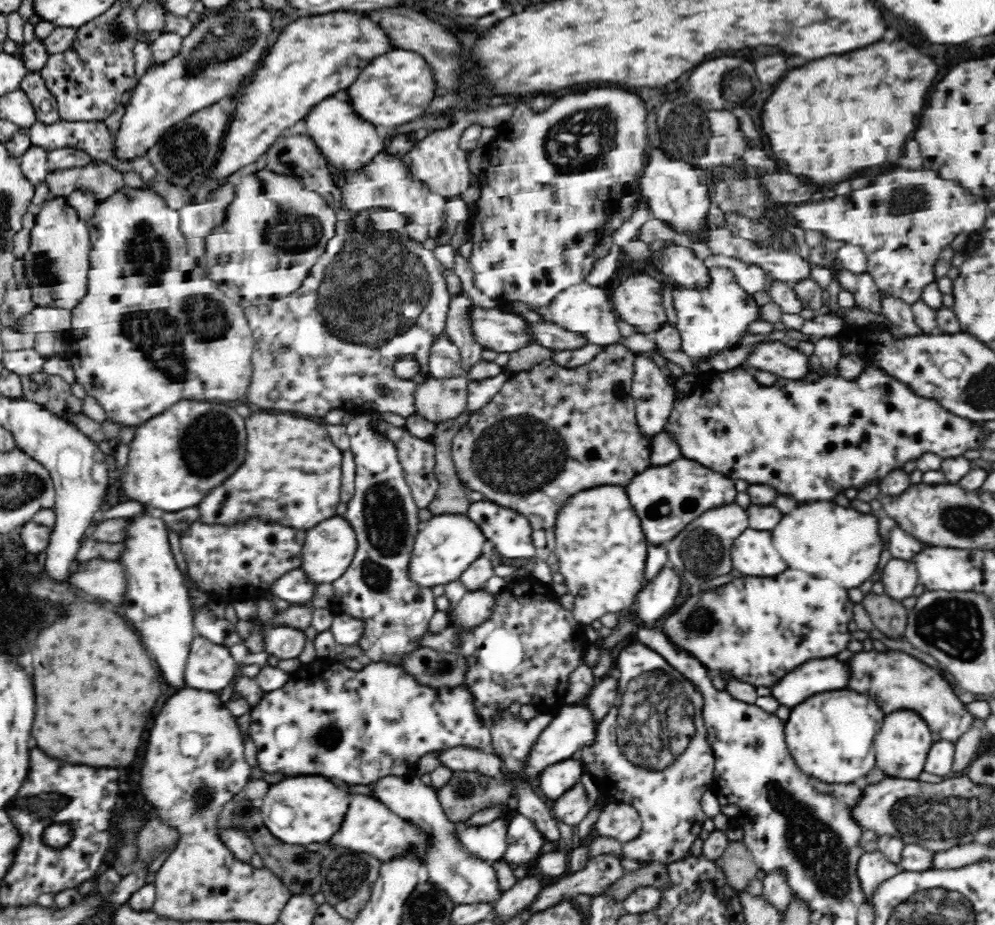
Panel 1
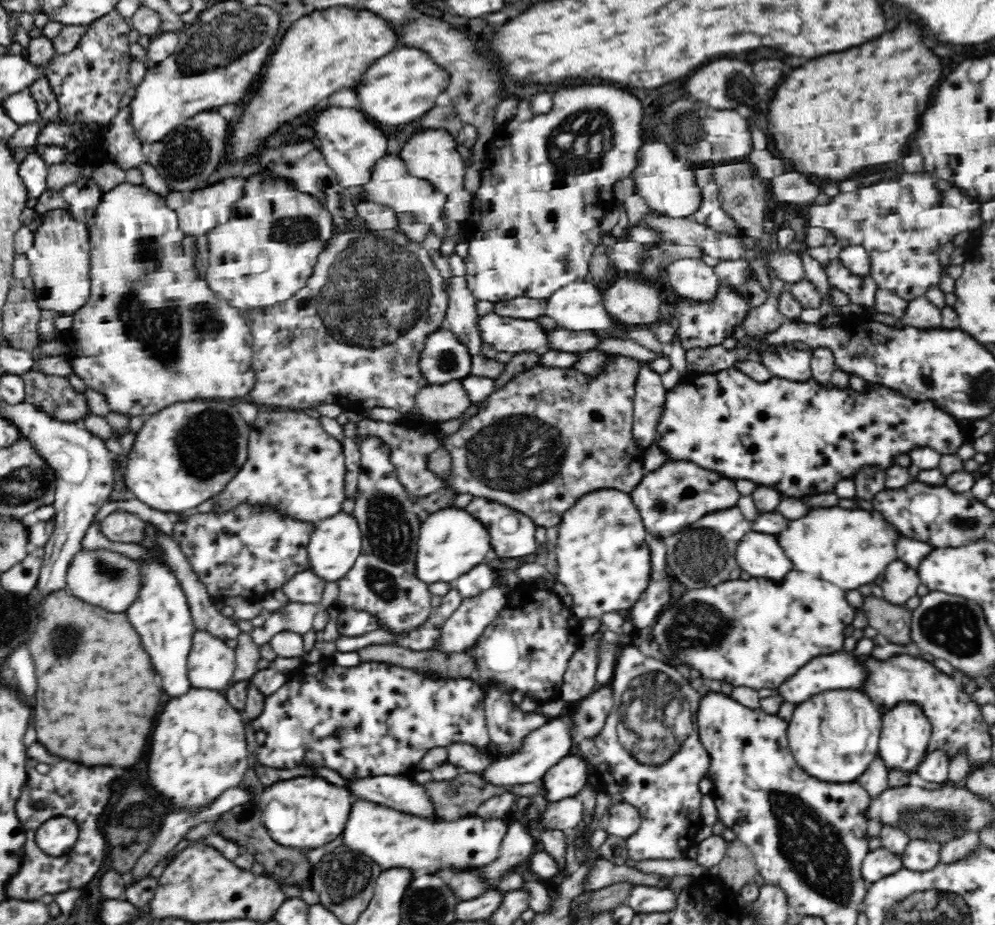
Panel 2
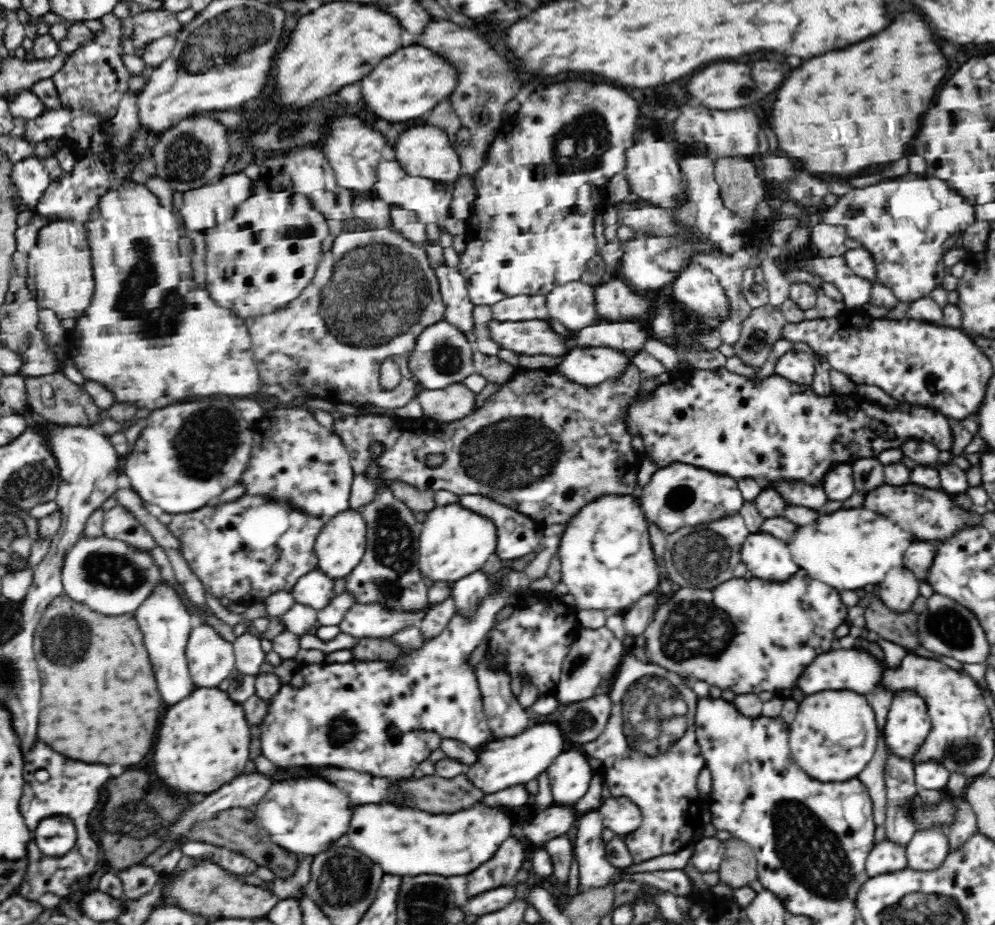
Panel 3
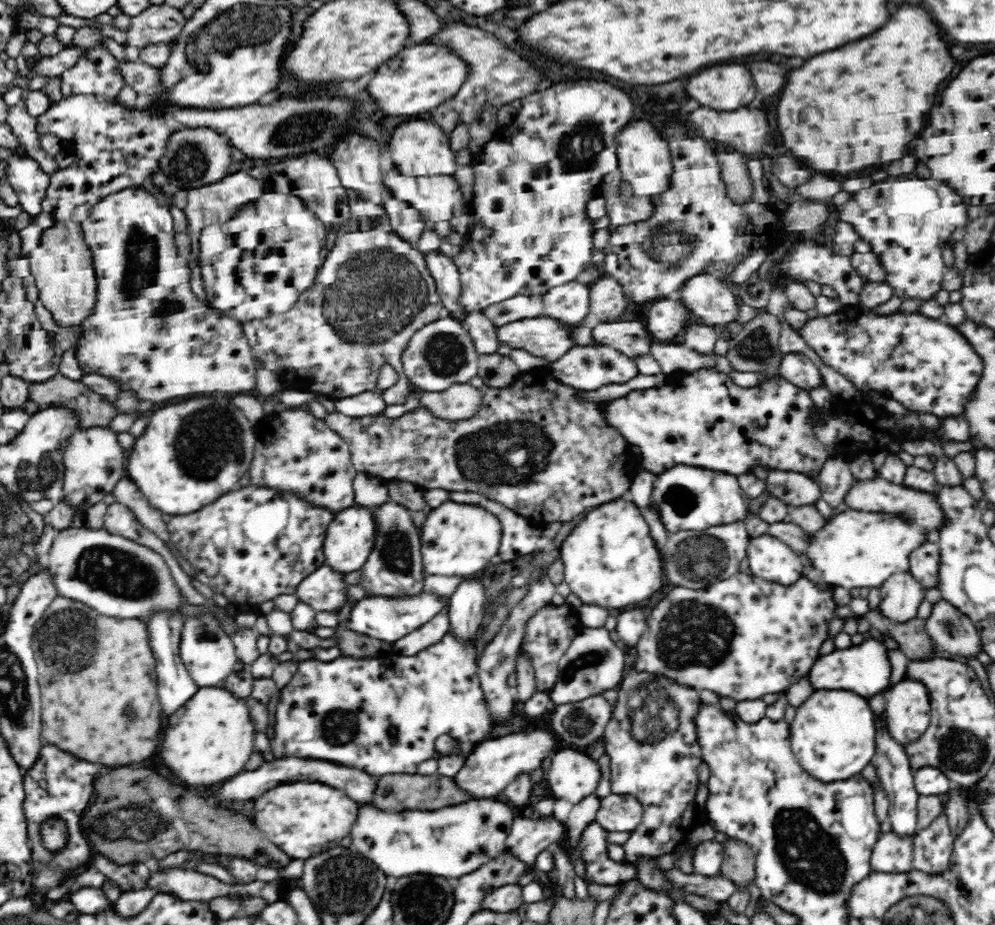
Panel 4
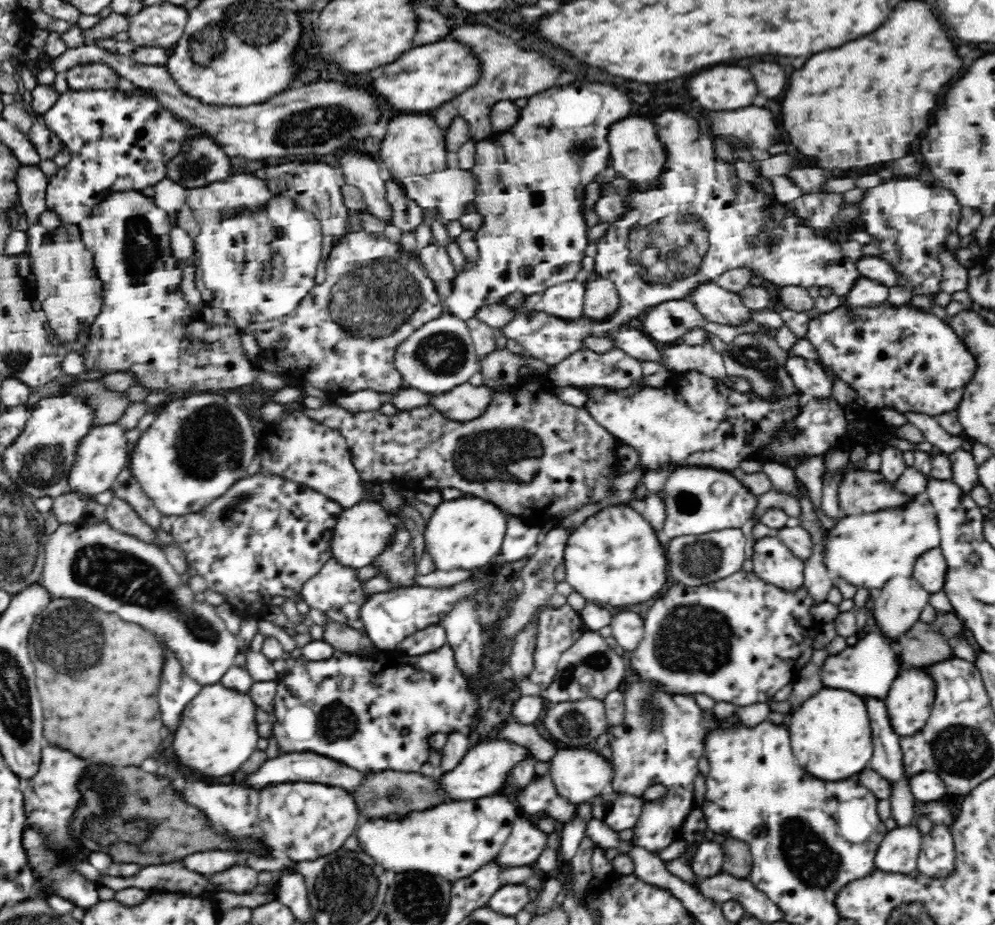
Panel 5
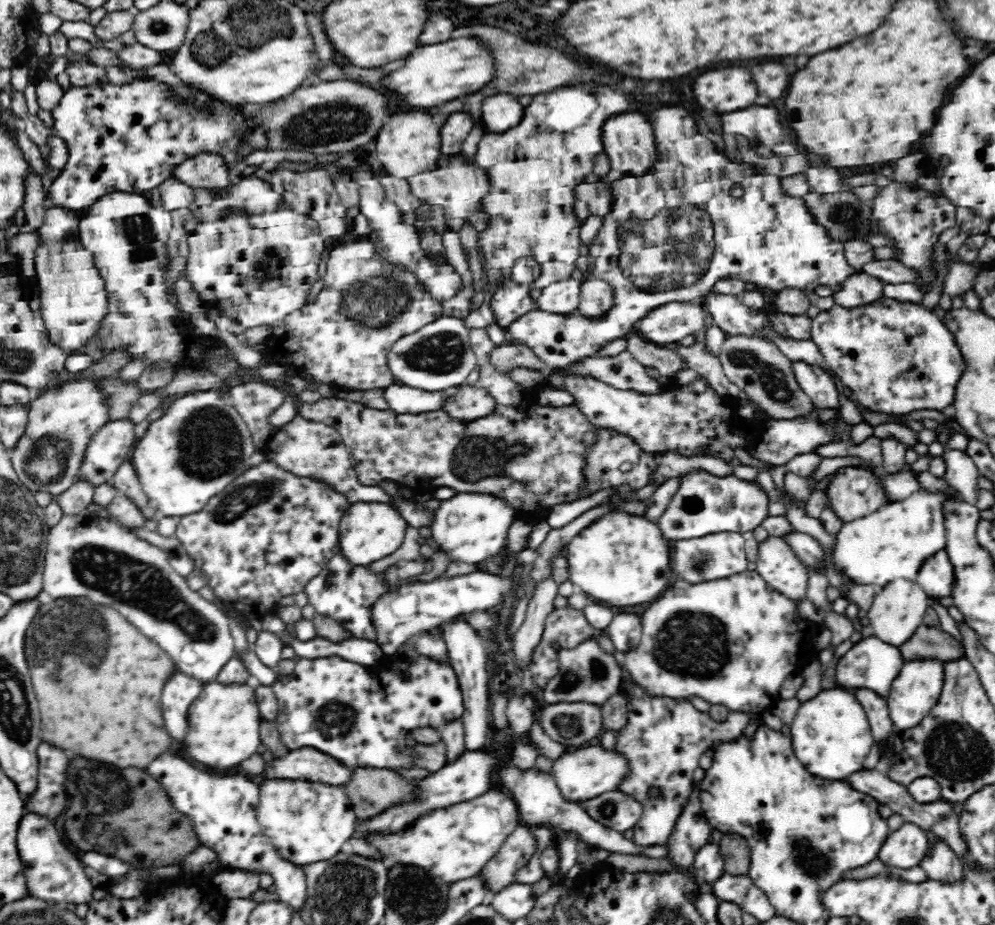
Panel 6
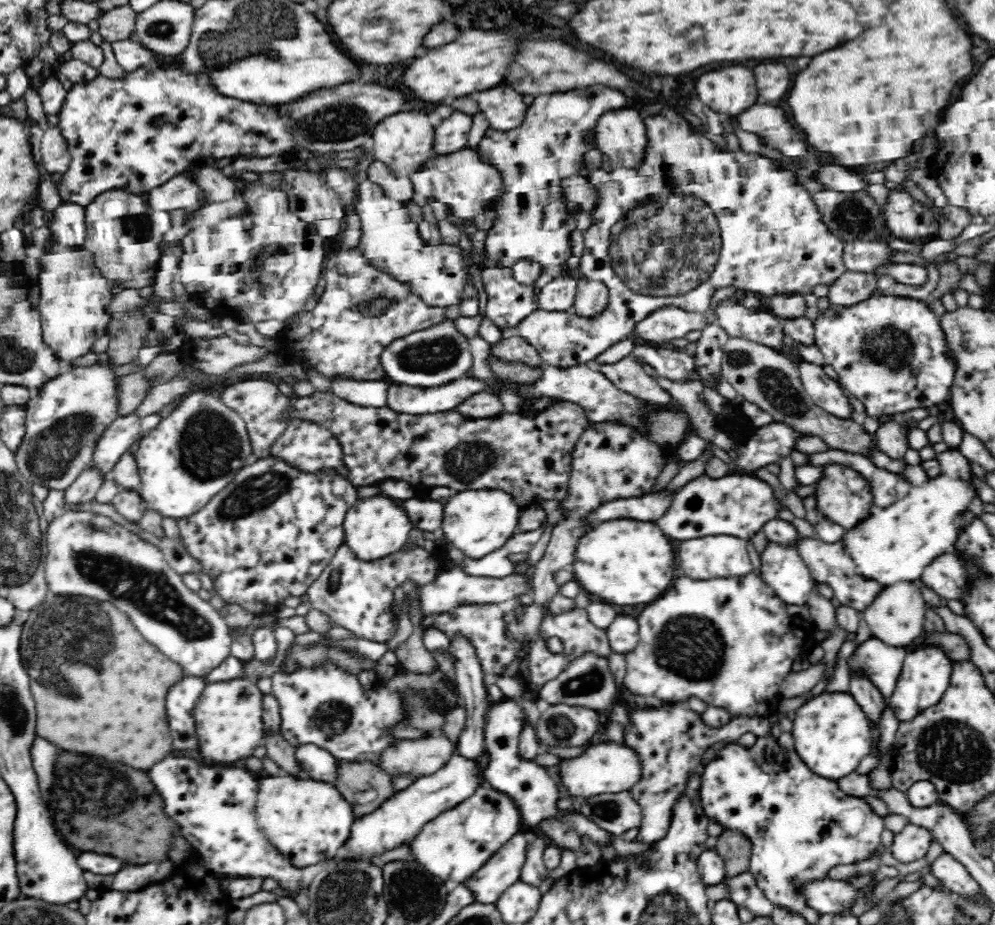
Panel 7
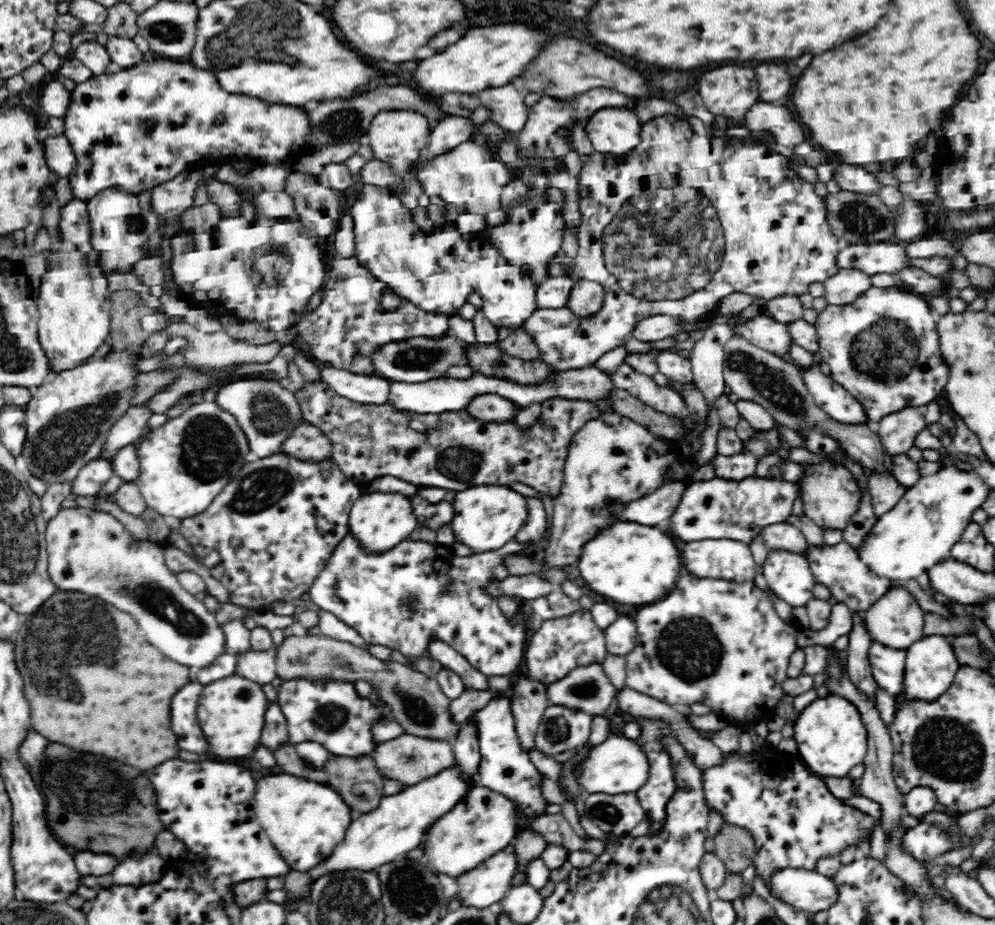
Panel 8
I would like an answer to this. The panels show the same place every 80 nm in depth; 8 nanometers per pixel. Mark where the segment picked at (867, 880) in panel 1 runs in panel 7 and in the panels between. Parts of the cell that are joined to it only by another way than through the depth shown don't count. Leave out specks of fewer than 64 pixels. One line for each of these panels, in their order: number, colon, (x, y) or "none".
2: (880, 862)
3: (886, 857)
4: (893, 853)
5: (899, 851)
6: (907, 847)
7: (911, 844)

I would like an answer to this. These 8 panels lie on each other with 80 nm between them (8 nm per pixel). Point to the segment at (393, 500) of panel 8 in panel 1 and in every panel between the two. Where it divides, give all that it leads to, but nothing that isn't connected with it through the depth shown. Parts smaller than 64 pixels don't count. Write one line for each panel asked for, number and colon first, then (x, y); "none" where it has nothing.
1: (330, 546)
2: (335, 544)
3: (340, 545)
4: (350, 538)
5: (362, 532)
6: (368, 531)
7: (374, 527)

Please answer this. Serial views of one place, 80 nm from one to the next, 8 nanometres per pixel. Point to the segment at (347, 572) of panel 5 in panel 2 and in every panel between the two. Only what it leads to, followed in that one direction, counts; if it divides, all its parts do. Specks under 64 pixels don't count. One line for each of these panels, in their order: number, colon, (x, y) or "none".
2: (306, 587)
3: (315, 589)
4: (325, 590)

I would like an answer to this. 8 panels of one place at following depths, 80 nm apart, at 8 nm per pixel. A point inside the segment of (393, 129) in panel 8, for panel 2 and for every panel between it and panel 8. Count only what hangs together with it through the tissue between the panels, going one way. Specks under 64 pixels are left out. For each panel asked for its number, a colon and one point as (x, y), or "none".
2: (431, 154)
3: (425, 151)
4: (418, 148)
5: (413, 145)
6: (407, 144)
7: (402, 141)

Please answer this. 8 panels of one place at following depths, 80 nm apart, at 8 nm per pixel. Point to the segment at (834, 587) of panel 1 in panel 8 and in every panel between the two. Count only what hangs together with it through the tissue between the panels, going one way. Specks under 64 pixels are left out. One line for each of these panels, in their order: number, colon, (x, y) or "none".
2: (756, 633)
3: (769, 631)
4: (743, 637)
5: (739, 640)
6: (732, 641)
7: (681, 634)
8: (721, 643)

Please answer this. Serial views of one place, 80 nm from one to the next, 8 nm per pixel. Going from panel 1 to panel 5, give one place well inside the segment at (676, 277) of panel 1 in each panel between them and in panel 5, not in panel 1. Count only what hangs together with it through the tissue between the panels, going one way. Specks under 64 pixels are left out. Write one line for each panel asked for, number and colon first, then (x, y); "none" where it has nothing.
2: (693, 280)
3: (696, 287)
4: (709, 298)
5: (720, 306)

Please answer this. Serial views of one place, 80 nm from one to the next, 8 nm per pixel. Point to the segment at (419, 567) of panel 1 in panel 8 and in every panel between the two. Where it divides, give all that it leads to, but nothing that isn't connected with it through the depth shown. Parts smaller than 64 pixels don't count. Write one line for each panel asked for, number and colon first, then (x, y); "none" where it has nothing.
2: (451, 542)
3: (455, 542)
4: (457, 539)
5: (467, 532)
6: (470, 526)
7: (478, 522)
8: (487, 517)

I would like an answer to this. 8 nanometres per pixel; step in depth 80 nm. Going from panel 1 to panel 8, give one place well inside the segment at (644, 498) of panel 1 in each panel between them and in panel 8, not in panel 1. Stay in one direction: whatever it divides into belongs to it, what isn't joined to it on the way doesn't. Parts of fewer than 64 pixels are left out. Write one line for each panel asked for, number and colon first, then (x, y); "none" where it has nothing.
2: (677, 494)
3: (680, 495)
4: (687, 498)
5: (699, 500)
6: (704, 504)
7: (740, 505)
8: (714, 509)

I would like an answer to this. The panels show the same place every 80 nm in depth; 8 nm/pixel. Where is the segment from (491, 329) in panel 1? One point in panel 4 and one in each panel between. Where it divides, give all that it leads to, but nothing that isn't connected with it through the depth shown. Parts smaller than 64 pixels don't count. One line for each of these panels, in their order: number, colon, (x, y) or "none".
2: (513, 335)
3: (532, 337)
4: (545, 337)

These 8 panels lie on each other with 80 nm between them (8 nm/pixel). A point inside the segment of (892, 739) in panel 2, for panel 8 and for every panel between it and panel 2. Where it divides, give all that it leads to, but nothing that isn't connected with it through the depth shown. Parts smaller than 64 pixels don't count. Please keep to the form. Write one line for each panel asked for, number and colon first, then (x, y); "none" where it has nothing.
3: (908, 723)
4: (907, 704)
5: (909, 701)
6: (917, 688)
7: (926, 673)
8: (930, 667)

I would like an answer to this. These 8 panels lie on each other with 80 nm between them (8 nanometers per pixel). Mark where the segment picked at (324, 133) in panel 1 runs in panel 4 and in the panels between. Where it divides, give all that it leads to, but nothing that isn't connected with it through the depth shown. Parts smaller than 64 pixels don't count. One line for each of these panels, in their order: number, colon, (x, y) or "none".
2: (351, 145)
3: (353, 150)
4: (357, 160)

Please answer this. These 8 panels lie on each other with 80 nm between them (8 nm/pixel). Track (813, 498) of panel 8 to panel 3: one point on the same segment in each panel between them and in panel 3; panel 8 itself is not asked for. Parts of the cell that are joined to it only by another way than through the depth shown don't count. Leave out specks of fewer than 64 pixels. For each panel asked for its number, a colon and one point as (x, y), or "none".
3: (930, 513)
4: (876, 494)
5: (860, 491)
6: (851, 492)
7: (841, 494)

